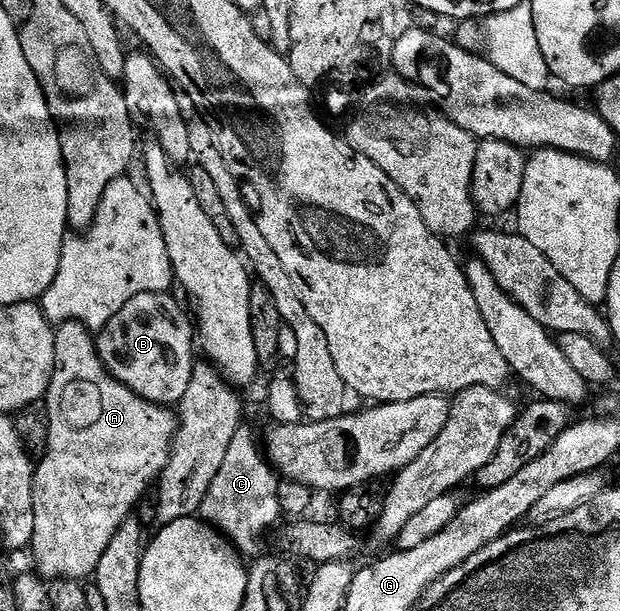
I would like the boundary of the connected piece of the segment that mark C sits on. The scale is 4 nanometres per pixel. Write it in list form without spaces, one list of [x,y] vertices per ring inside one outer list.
[[[241,427],[237,435],[233,435],[225,463],[221,463],[221,471],[217,471],[217,479],[213,479],[213,487],[209,487],[209,495],[205,495],[199,513],[202,520],[215,526],[244,558],[255,559],[264,552],[263,536],[280,524],[283,509],[278,497],[281,478],[267,460],[260,438],[258,441],[254,431],[247,428]]]

